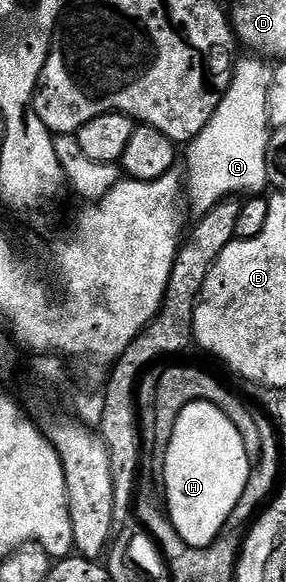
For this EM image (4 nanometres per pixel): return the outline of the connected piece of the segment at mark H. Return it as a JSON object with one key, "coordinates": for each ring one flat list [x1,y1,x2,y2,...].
{"coordinates":[[194,398,176,418,172,438,164,448,165,458,166,469,161,469,160,476,164,481,164,495,172,526,188,546,211,547,223,535,222,527,229,522,230,516,232,520,237,513,238,503,250,480,252,457,242,433,215,404]]}

